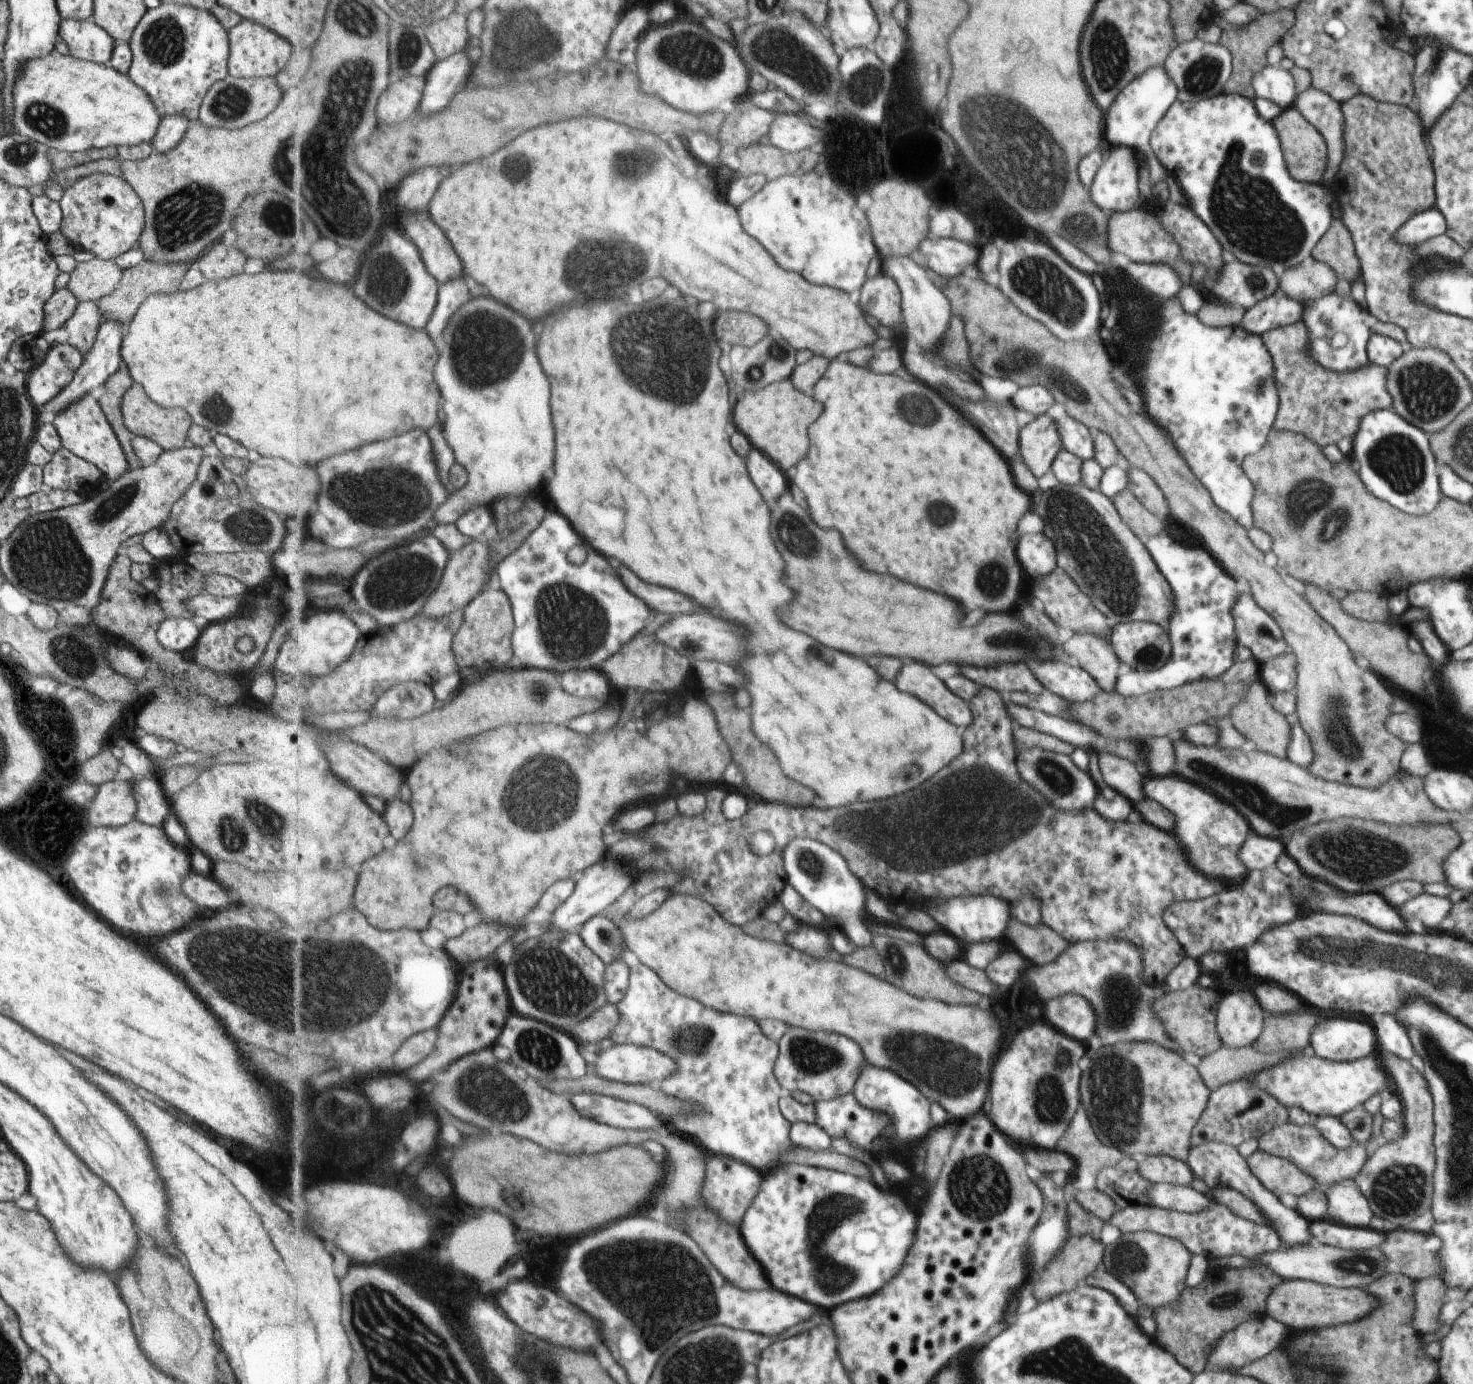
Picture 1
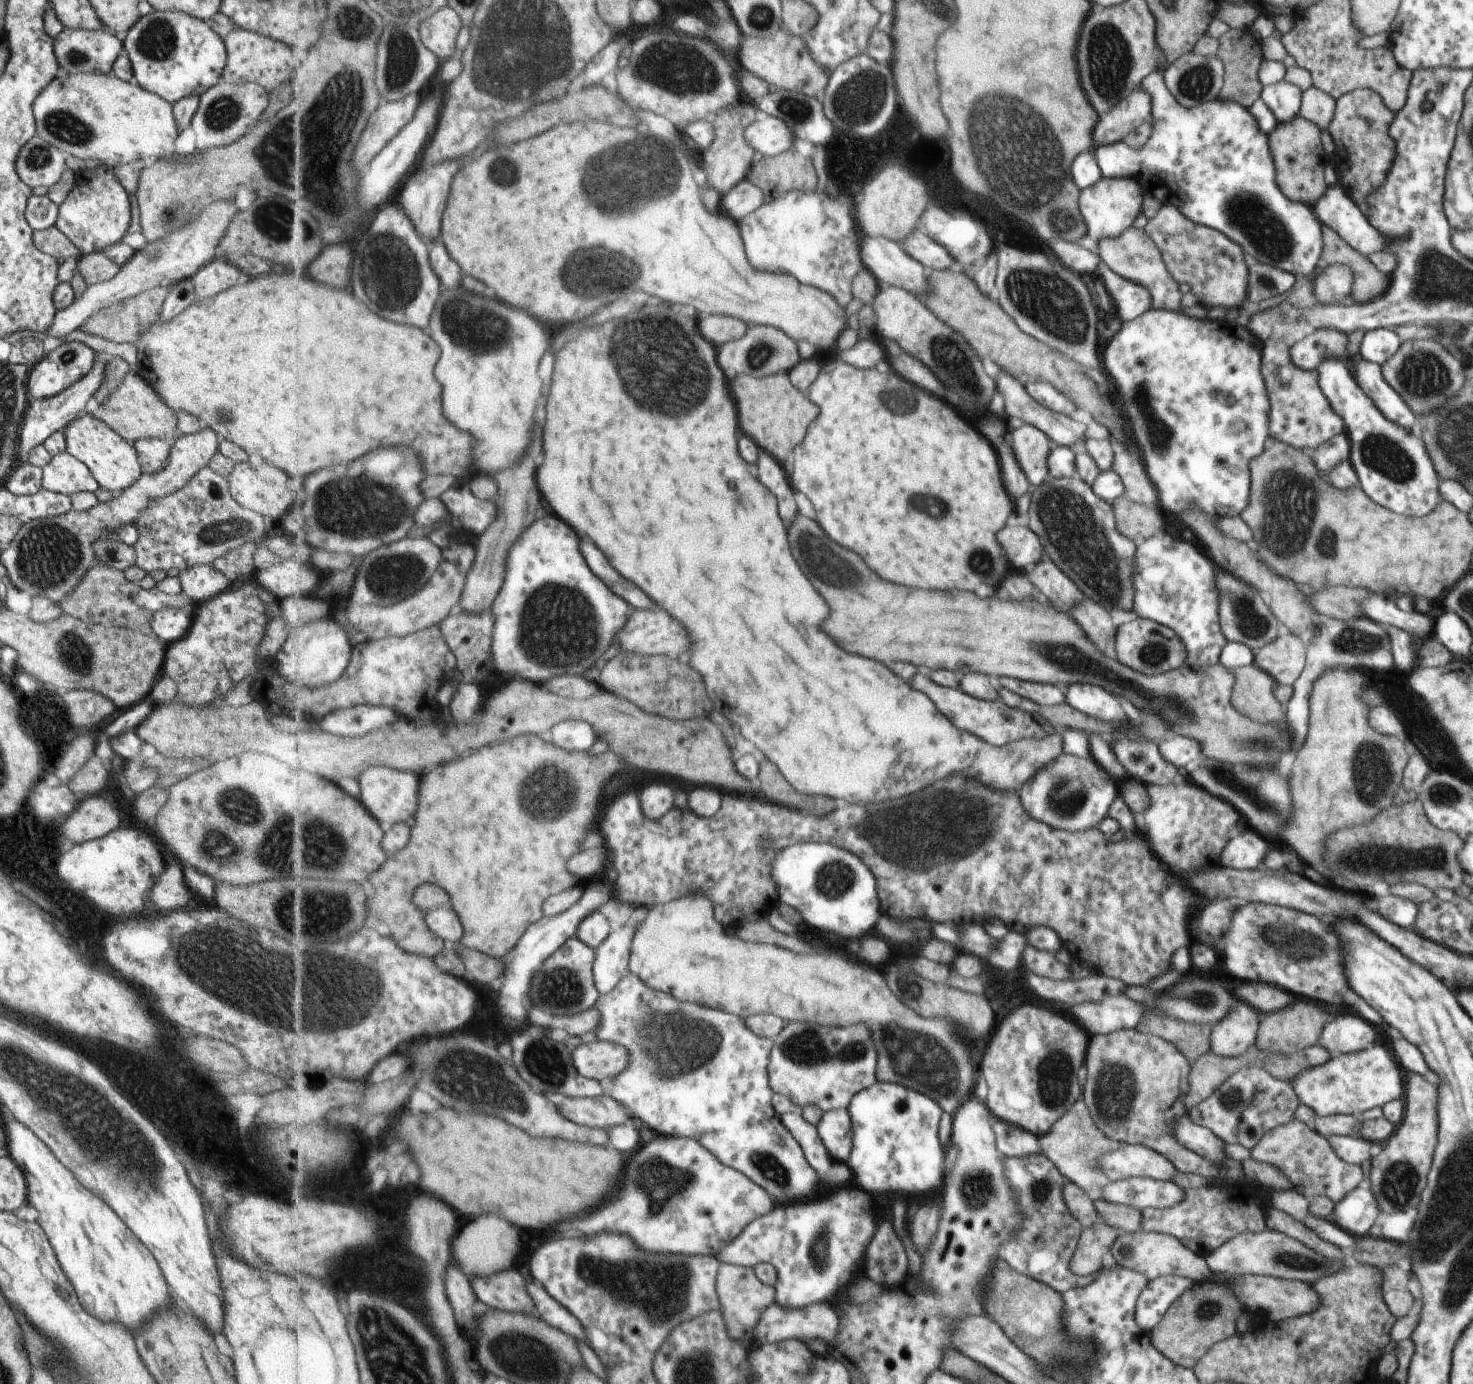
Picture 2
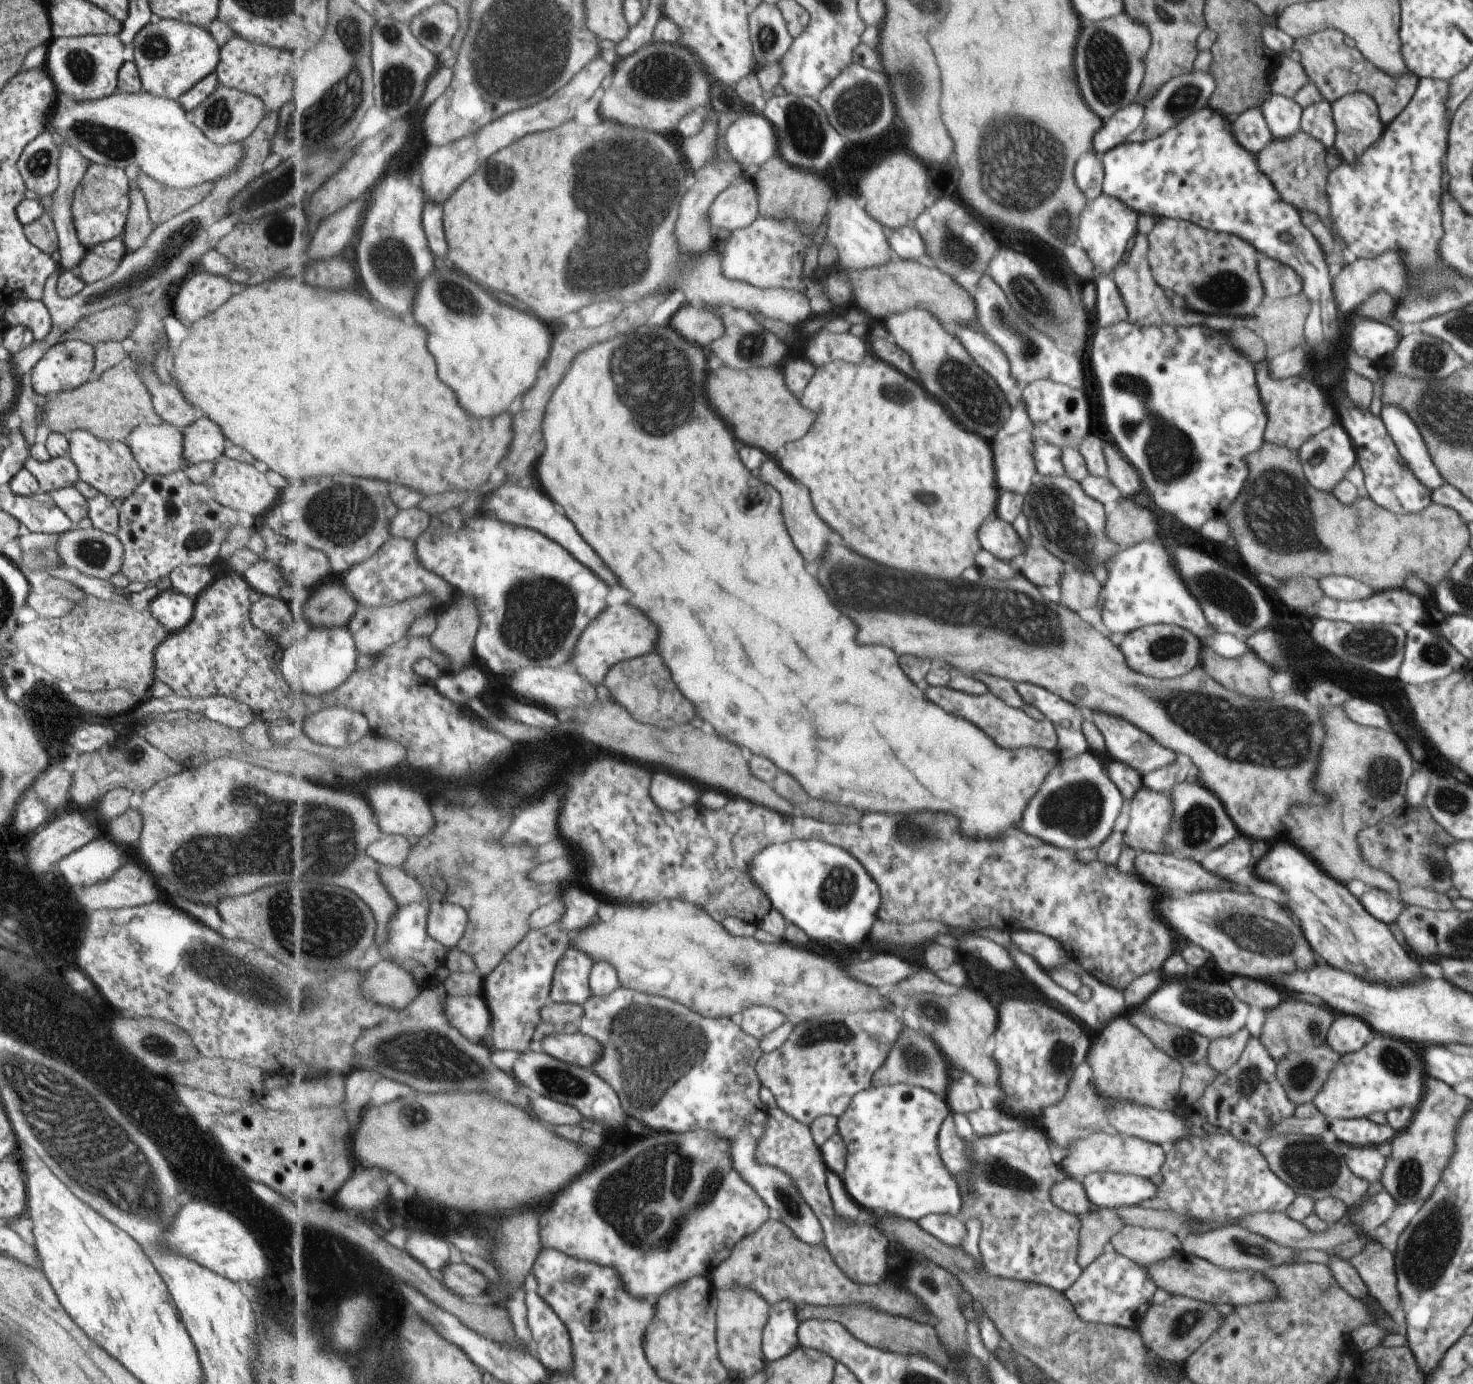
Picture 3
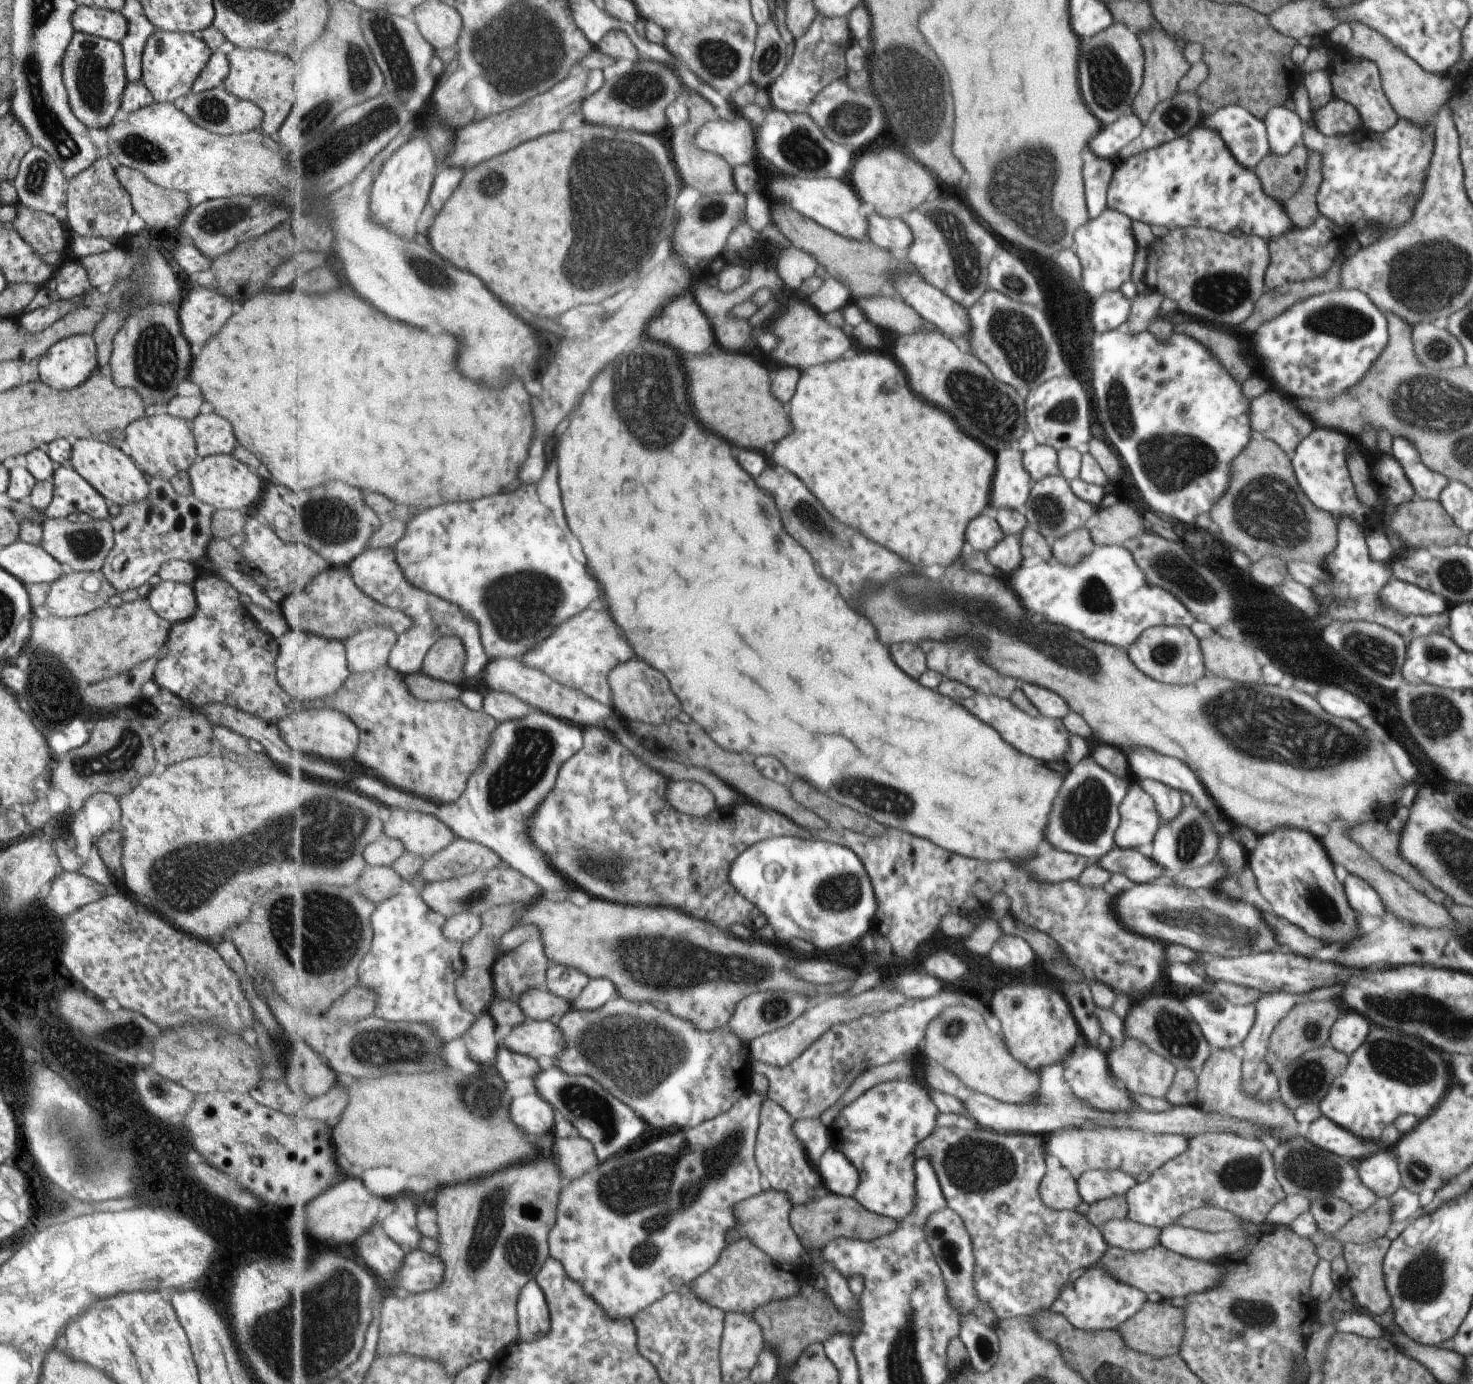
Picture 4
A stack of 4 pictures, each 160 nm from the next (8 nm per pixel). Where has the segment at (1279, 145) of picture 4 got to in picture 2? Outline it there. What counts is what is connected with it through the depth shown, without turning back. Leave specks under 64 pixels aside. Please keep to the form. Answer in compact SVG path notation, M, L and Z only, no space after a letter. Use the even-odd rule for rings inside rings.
M1281 79L1270 85L1263 85L1260 90L1260 99L1269 107L1280 124L1298 114L1300 93L1298 86Z

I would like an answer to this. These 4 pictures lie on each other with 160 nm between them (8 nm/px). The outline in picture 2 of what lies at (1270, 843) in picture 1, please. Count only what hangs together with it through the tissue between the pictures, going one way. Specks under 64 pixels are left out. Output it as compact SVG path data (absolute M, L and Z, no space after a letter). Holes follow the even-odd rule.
M1251 828L1239 830L1232 836L1220 854L1221 867L1230 869L1253 870L1262 868L1262 862L1269 850L1269 840ZM1265 840L1265 842L1263 842Z

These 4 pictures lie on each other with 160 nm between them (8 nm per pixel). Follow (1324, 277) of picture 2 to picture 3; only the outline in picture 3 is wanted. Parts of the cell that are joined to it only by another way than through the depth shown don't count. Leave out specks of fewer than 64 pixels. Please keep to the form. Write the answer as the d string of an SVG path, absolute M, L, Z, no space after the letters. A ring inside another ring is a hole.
M1385 251L1374 259L1352 259L1332 274L1332 296L1336 309L1341 314L1350 315L1370 294L1378 290L1388 292L1394 302L1400 301L1406 293L1406 274L1404 265L1398 257L1400 251Z

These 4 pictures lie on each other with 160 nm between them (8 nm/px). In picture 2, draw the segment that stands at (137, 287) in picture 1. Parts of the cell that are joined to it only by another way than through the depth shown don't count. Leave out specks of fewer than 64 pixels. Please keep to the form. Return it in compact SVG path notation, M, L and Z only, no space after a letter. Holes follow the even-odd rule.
M157 285L153 288L138 292L129 298L124 298L121 302L91 313L85 319L81 330L87 334L94 334L113 342L134 344L138 334L153 321L157 320L161 312L161 303L169 292L171 286Z

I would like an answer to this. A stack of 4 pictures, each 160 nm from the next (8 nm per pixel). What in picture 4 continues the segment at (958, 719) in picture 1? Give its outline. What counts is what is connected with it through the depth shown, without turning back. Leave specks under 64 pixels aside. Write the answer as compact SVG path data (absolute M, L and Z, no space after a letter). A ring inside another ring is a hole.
M977 692L970 697L961 699L958 703L965 706L965 710L971 714L977 714L977 718L981 718L981 722L989 722L989 726L993 726L993 730L997 730L997 734L1001 734L1001 738L1005 738L1005 742L1009 742L1009 746L1017 746L1017 750L1021 750L1021 754L1033 754L1033 758L1041 758L1044 763L1052 760L1064 760L1069 734L1059 719L1044 717L1041 714L1036 717L1026 715L1007 699Z

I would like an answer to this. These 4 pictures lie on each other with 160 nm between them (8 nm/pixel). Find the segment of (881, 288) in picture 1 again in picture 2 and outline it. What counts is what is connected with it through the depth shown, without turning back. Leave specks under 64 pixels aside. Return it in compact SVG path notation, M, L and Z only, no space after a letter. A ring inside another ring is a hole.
M895 285L884 290L878 289L871 307L878 318L874 326L878 332L884 338L895 340L905 352L934 370L949 388L949 398L957 400L957 410L961 410L967 418L987 410L994 382L983 369L986 363L976 356L957 329L937 317L916 294Z

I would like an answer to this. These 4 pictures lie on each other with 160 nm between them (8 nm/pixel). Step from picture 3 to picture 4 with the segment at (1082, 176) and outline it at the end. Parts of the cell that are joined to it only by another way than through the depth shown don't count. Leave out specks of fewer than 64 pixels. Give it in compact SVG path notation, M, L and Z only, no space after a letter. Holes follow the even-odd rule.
M1090 148L1081 150L1081 176L1085 186L1085 204L1087 214L1096 217L1106 206L1106 188L1111 180L1113 165L1107 159L1099 158Z

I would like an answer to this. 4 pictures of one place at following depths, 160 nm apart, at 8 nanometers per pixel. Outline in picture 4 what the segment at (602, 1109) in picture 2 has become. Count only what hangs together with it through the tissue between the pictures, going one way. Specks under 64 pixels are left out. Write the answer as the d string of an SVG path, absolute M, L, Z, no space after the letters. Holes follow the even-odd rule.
M530 1093L517 1097L511 1106L512 1119L529 1135L539 1136L553 1131L559 1116L549 1101L539 1096L539 1093Z

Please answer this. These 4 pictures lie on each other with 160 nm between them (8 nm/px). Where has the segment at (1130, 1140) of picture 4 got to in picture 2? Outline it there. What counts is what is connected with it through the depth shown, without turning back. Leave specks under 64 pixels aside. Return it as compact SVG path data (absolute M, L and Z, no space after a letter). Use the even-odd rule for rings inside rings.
M1127 1143L1119 1144L1113 1151L1106 1152L1100 1158L1098 1168L1111 1182L1129 1177L1169 1181L1177 1172L1176 1167L1157 1151Z

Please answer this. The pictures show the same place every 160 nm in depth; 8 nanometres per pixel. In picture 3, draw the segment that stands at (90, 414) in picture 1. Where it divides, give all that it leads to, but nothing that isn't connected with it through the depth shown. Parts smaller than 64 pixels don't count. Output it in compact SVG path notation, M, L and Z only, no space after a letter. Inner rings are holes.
M75 429L67 432L68 456L77 467L78 477L97 492L114 498L126 499L141 484L144 474L137 466L125 441L107 442L94 437L88 430Z

